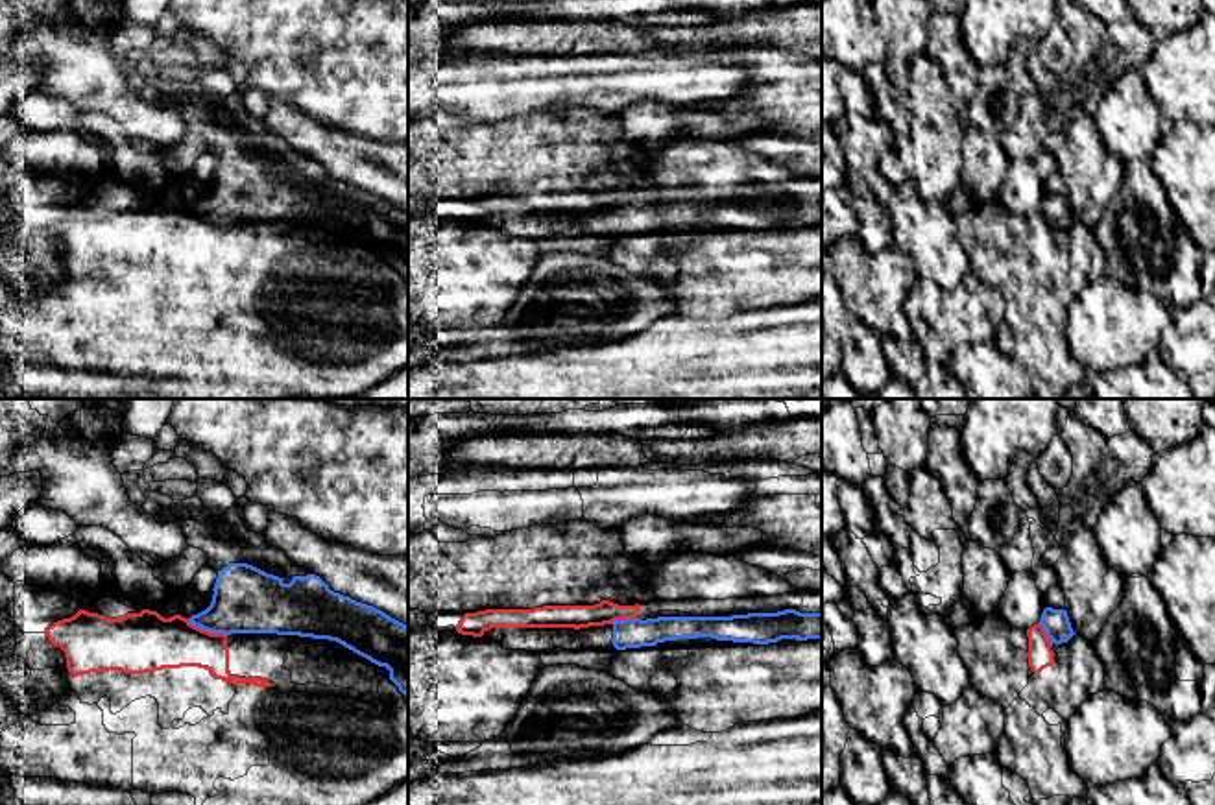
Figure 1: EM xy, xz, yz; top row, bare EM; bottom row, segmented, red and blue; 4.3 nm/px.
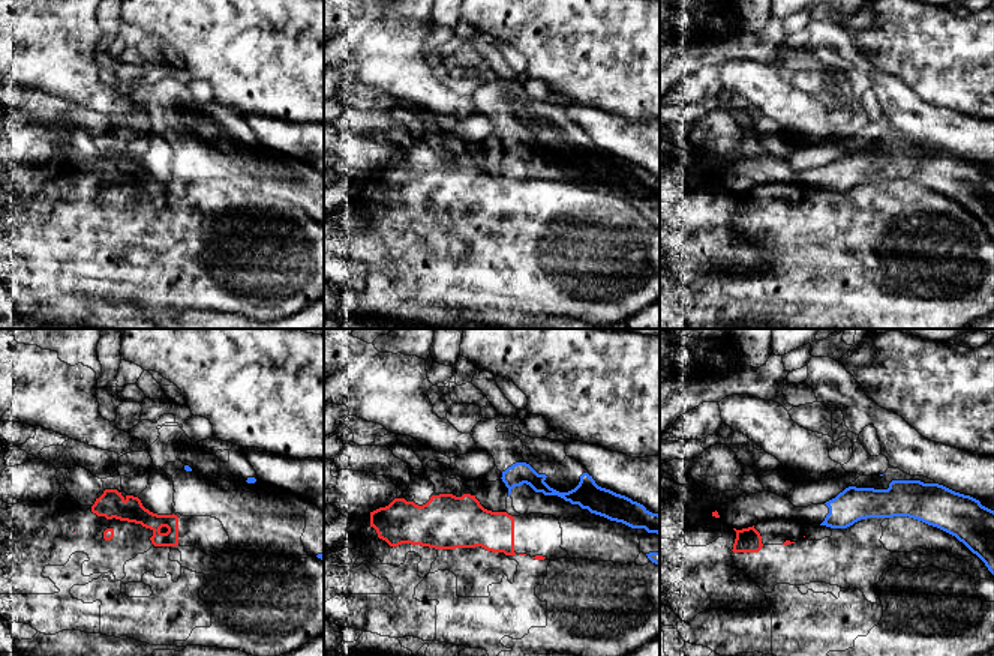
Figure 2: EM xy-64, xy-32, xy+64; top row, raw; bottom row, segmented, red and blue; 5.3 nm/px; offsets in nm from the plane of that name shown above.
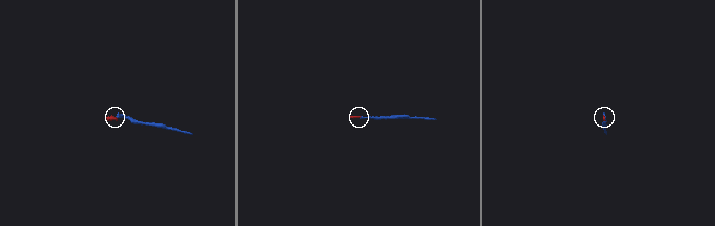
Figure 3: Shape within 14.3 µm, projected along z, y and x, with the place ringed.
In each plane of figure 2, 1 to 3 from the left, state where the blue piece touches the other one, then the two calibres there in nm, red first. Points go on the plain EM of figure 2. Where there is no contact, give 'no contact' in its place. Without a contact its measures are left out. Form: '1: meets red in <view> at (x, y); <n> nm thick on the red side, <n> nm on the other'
1: no contact
2: no contact
3: no contact

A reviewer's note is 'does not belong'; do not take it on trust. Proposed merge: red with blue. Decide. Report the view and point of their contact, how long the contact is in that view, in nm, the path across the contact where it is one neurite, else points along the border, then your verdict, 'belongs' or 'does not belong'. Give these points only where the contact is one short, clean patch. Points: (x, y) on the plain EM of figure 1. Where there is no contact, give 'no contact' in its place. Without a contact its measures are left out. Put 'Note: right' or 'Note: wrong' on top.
Note: right
xy (205, 216) | 190 nm | along xy (187, 205), (226, 222) | does not belong

